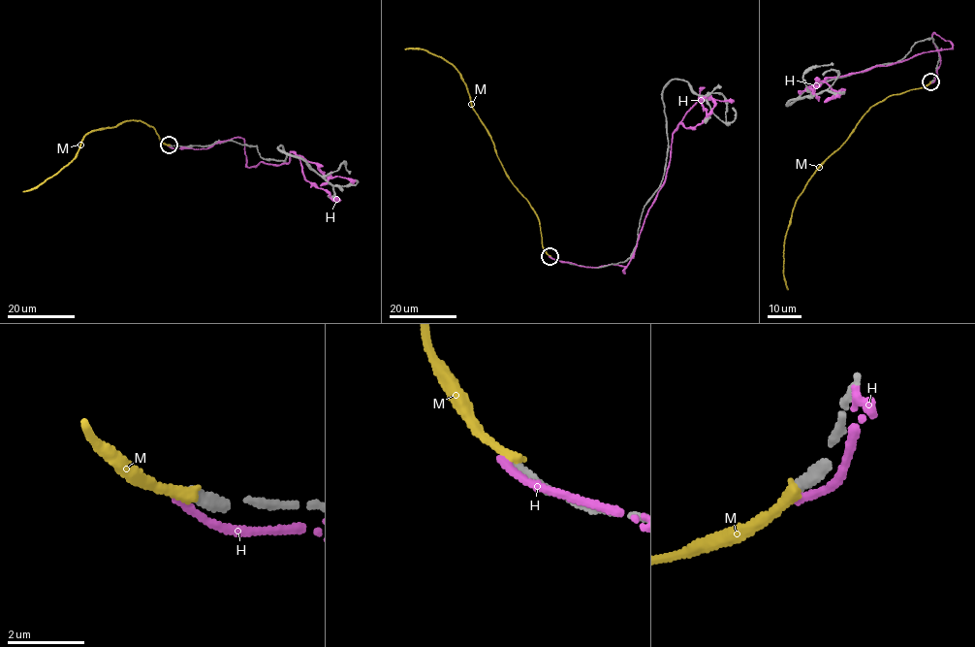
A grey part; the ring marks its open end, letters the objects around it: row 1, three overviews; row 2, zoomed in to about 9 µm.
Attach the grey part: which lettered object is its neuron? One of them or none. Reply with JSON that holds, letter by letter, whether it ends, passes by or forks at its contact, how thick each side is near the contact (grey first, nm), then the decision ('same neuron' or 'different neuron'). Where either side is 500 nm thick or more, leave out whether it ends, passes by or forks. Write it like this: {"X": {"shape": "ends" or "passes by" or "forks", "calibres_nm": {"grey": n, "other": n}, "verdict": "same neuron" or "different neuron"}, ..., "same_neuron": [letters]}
{"H": {"shape": "ends", "calibres_nm": {"grey": 340, "other": 240}, "verdict": "different neuron"}, "M": {"shape": "ends", "calibres_nm": {"grey": 320, "other": 240}, "verdict": "different neuron"}, "same_neuron": []}

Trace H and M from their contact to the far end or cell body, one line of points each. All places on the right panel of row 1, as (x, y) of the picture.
H: (931, 81), (940, 61), (935, 33), (952, 48), (831, 78), (829, 86), (843, 90), (824, 101)
M: (930, 81), (868, 109), (816, 170), (796, 201), (786, 233), (788, 289)

